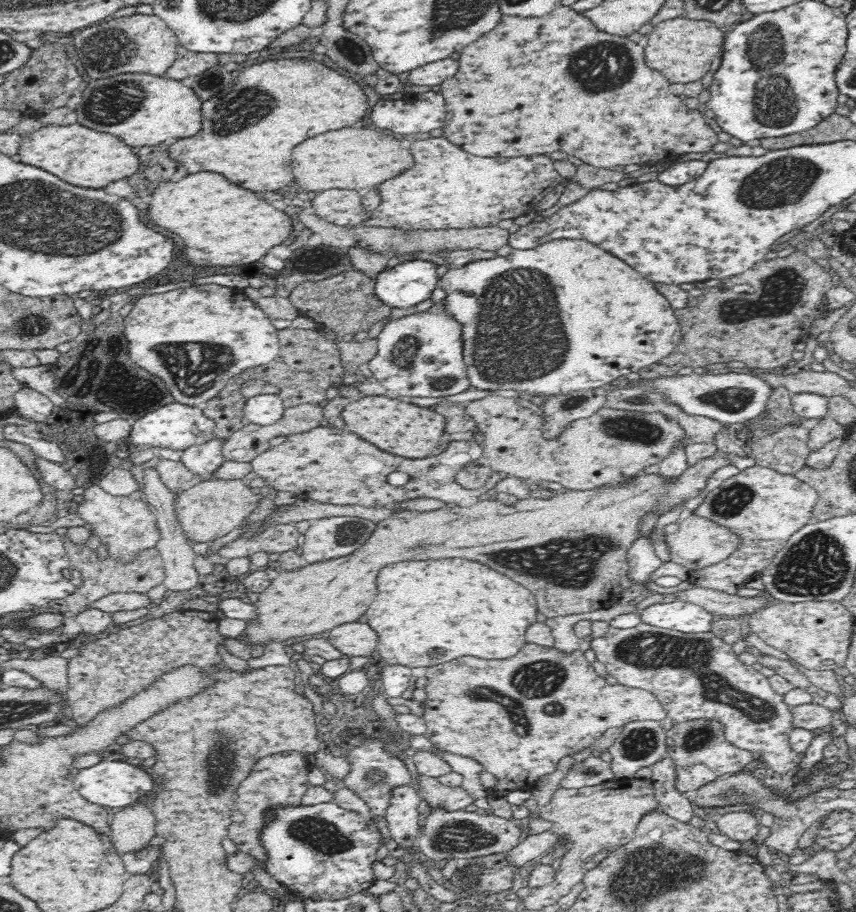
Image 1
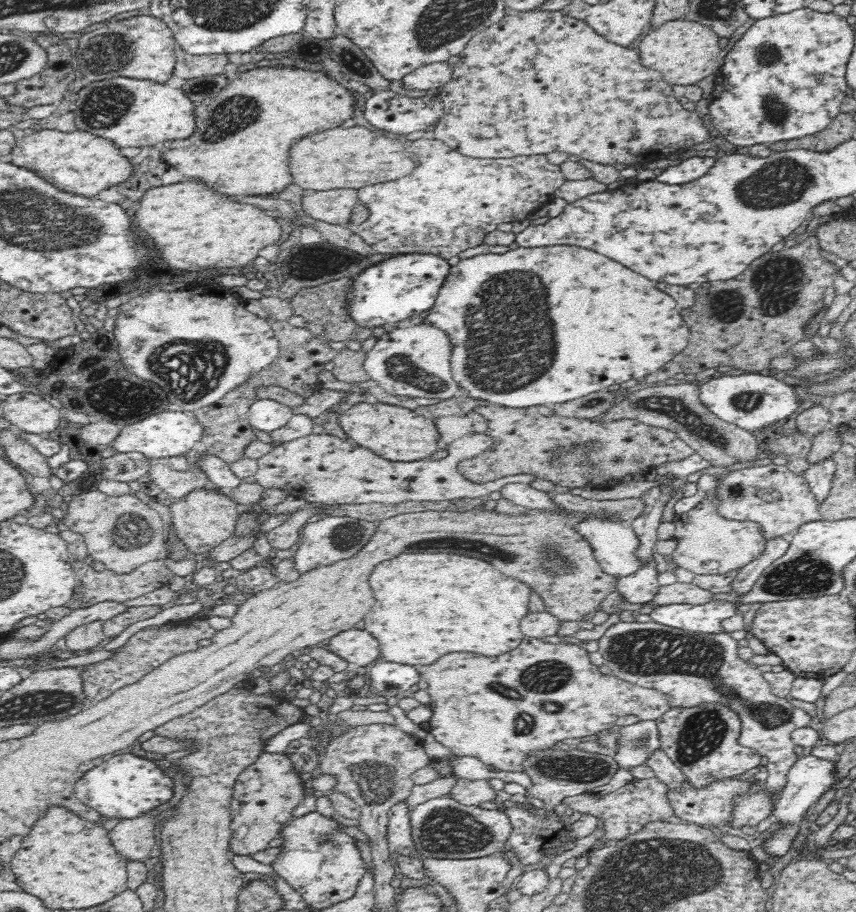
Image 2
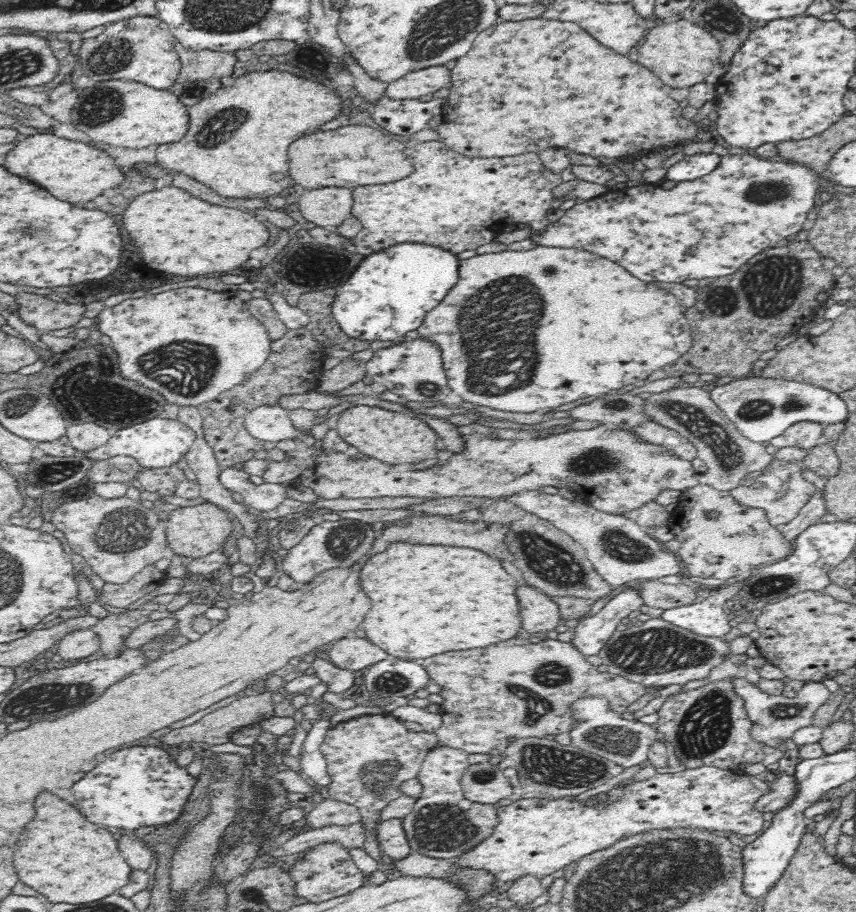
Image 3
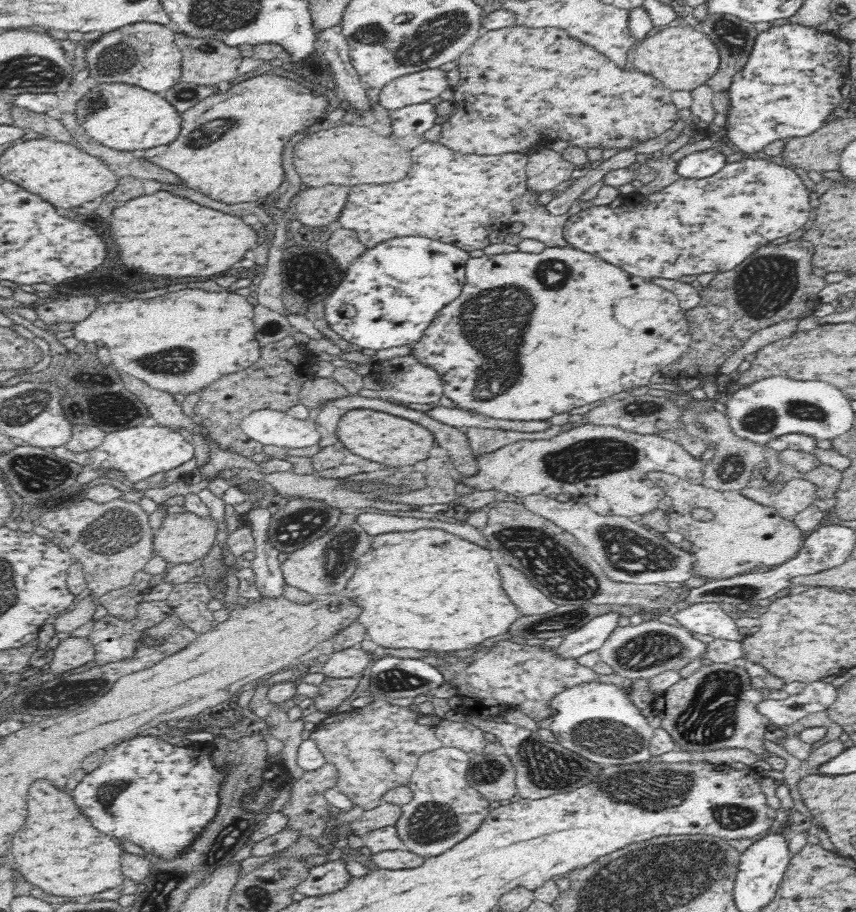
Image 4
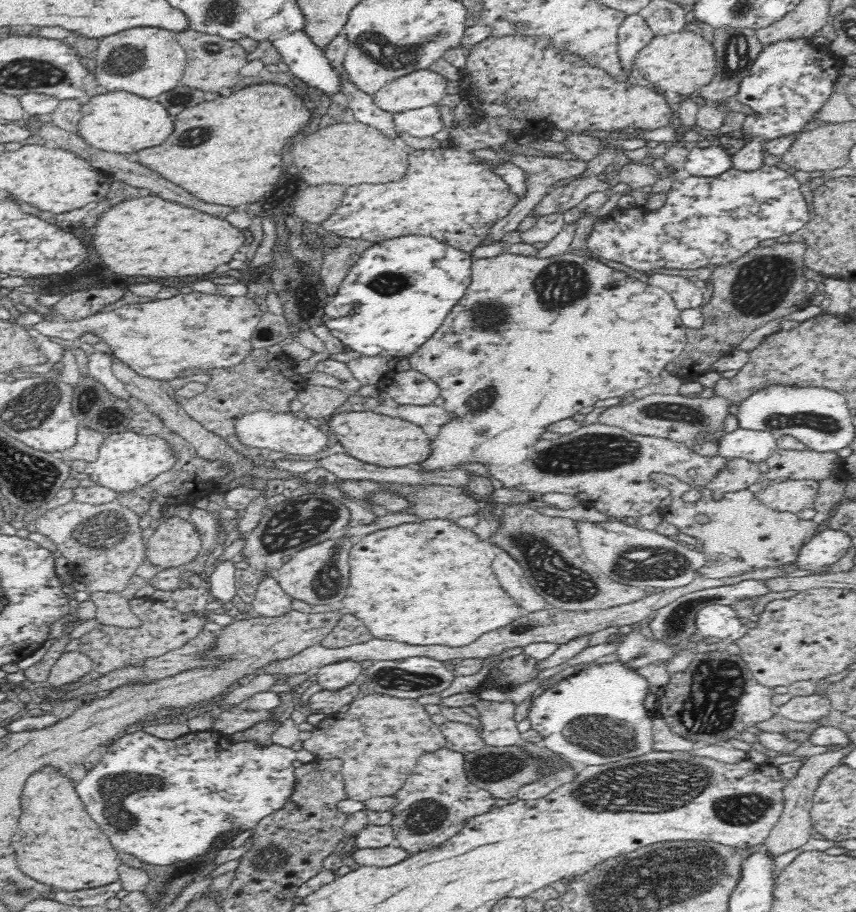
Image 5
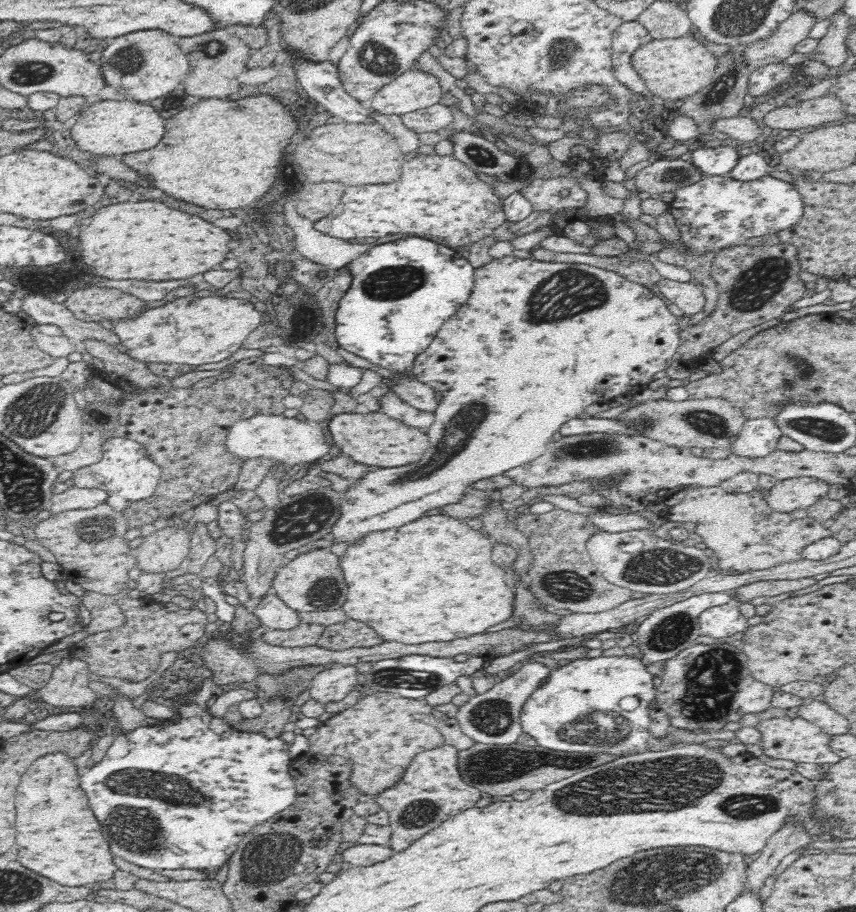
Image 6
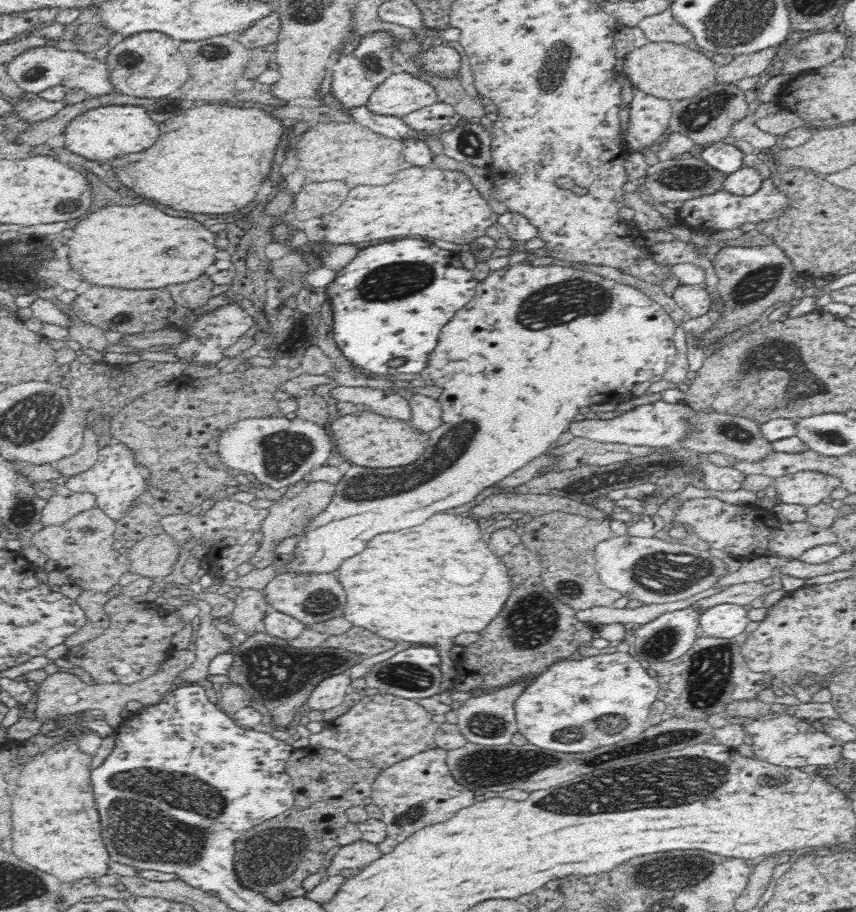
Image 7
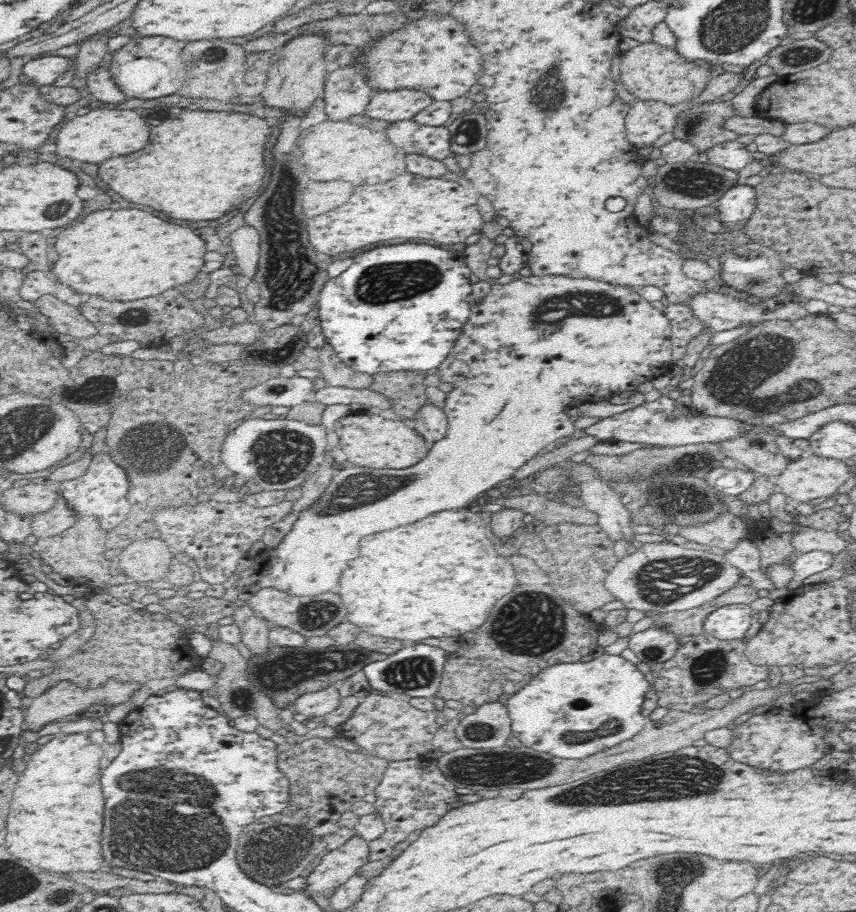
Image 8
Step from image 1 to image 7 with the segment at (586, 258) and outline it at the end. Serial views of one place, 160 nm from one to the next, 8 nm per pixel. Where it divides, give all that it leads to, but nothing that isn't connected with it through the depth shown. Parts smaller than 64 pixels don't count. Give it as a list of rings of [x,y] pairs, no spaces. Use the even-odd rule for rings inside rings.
[[[521,263],[513,266],[507,265],[498,271],[489,271],[486,280],[477,283],[475,286],[476,294],[466,306],[463,306],[452,317],[449,323],[443,326],[442,332],[437,342],[437,347],[429,356],[427,367],[421,372],[421,378],[427,386],[439,386],[443,392],[437,398],[442,407],[442,424],[435,428],[430,434],[429,445],[426,452],[412,464],[396,468],[366,468],[358,465],[351,467],[340,478],[340,482],[335,484],[335,492],[330,504],[312,521],[303,534],[298,536],[298,542],[293,549],[294,559],[290,560],[284,566],[278,567],[274,572],[277,574],[294,574],[295,576],[312,576],[314,574],[322,575],[322,572],[334,572],[340,568],[340,564],[362,552],[368,540],[372,540],[378,534],[384,532],[396,532],[404,528],[412,528],[423,524],[437,513],[451,512],[455,508],[461,507],[472,502],[485,488],[498,484],[503,478],[510,476],[514,471],[526,466],[538,456],[544,455],[561,434],[568,431],[570,425],[574,422],[574,416],[578,414],[580,408],[590,406],[590,404],[602,404],[602,402],[615,402],[621,397],[629,398],[631,389],[640,382],[648,382],[653,376],[663,375],[666,369],[674,362],[676,356],[676,347],[674,347],[674,331],[676,325],[672,317],[657,304],[648,298],[646,294],[636,288],[620,284],[614,280],[606,279],[596,273],[592,273],[585,268],[576,269],[565,265],[545,265],[534,267]]]

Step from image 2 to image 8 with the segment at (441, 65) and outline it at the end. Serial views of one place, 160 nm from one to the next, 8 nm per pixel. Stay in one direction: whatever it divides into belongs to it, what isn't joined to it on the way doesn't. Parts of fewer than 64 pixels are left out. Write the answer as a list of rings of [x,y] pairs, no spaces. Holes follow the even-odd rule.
[[[394,90],[373,93],[364,115],[376,120],[398,122],[413,120],[421,110],[432,104],[432,97],[418,90]]]

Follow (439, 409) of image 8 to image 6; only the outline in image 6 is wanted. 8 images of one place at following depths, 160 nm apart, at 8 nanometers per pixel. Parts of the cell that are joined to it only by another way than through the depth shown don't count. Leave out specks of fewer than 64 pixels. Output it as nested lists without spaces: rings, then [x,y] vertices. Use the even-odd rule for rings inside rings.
[[[416,378],[399,380],[397,386],[392,389],[404,402],[410,406],[424,411],[435,412],[439,400],[435,396],[435,389],[424,384]]]

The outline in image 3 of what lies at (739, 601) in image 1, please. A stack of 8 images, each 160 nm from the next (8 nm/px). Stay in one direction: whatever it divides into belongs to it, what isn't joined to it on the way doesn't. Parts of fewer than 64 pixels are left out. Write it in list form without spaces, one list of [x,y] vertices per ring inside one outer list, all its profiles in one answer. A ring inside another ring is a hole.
[[[659,579],[648,580],[623,585],[621,590],[624,588],[636,589],[646,606],[662,608],[662,610],[689,605],[696,598],[695,588],[686,581],[670,585],[662,583]]]

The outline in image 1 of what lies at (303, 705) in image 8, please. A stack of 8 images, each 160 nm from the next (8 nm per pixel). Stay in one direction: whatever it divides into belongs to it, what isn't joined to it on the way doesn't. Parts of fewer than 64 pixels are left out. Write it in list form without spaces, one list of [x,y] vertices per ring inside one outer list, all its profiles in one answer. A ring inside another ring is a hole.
[[[354,621],[341,624],[330,631],[329,642],[346,656],[372,657],[376,655],[379,638],[368,623]]]

